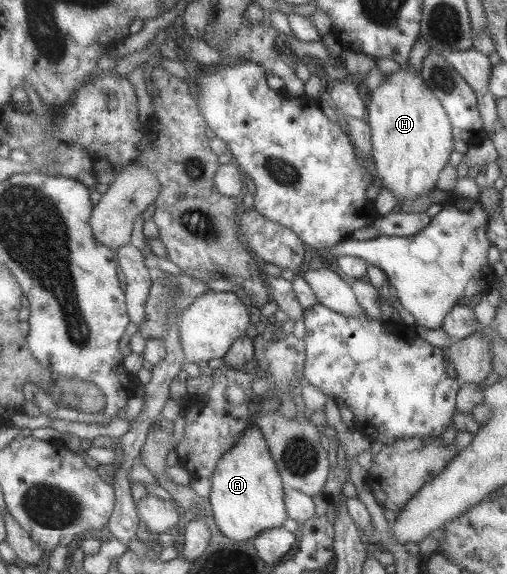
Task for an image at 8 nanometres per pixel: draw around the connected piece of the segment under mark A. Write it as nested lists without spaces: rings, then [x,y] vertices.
[[[251,425],[244,430],[239,441],[221,456],[210,479],[210,492],[206,497],[213,521],[225,538],[237,542],[252,540],[260,532],[282,527],[282,522],[287,519],[284,486],[257,426]]]

